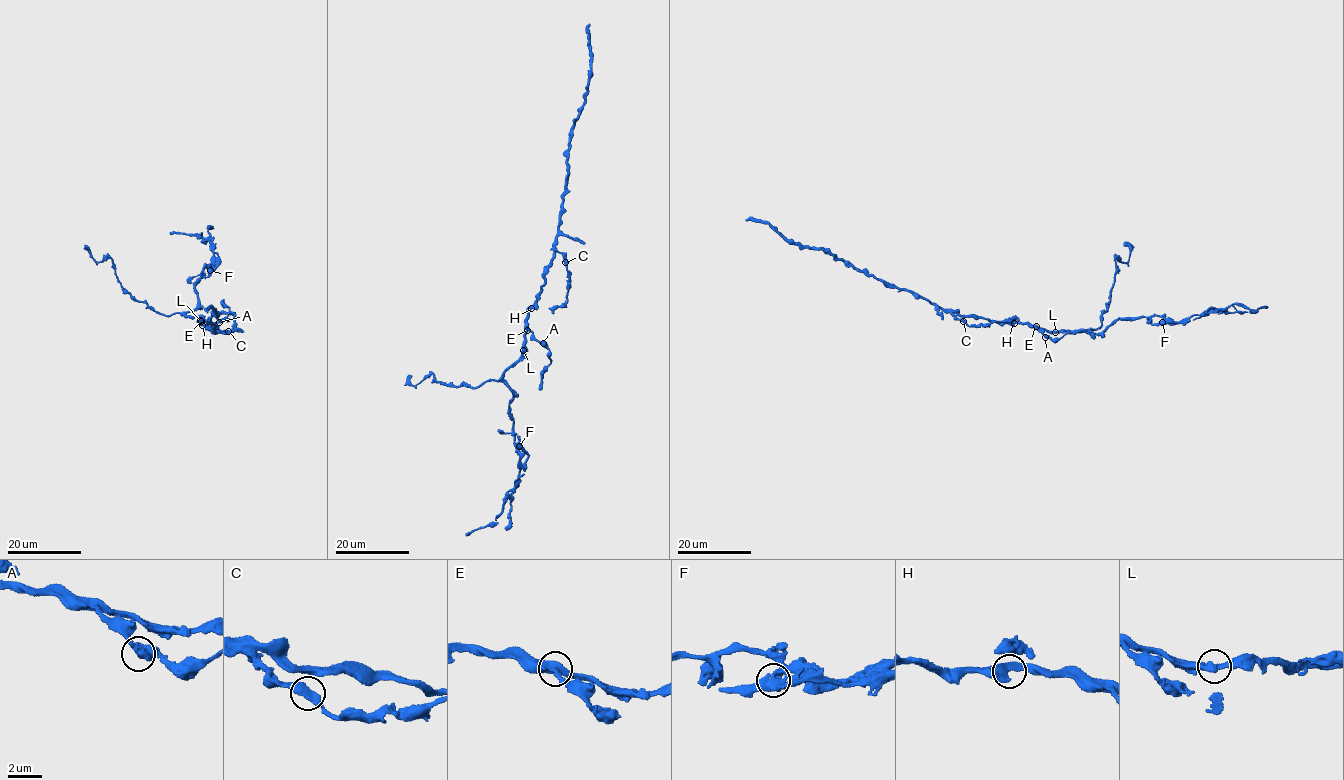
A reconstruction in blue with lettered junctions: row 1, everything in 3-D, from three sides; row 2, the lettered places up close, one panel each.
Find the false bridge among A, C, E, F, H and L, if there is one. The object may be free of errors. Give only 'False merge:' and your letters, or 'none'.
False merge: F

